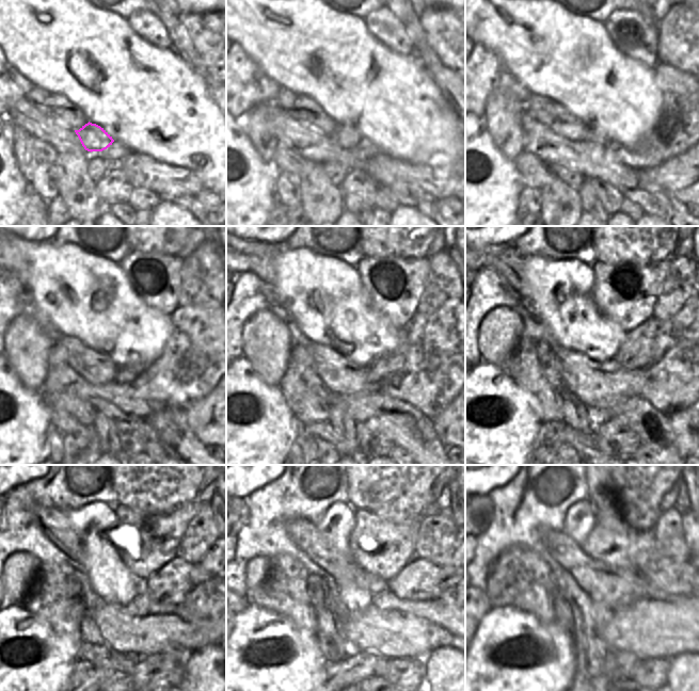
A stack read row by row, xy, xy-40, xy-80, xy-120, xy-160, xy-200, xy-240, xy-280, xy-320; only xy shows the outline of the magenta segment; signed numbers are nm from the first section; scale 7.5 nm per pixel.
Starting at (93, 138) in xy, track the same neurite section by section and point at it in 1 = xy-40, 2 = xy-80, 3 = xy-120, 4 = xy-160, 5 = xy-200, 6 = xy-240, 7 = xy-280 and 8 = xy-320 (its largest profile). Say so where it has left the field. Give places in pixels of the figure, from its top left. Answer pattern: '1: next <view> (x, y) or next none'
1: next xy-40 (347, 137)
2: next xy-80 (591, 138)
3: next xy-120 (126, 374)
4: next xy-160 (386, 364)
5: next xy-200 (638, 351)
6: next xy-240 (171, 584)
7: next xy-280 (418, 580)
8: next xy-320 (672, 581)

